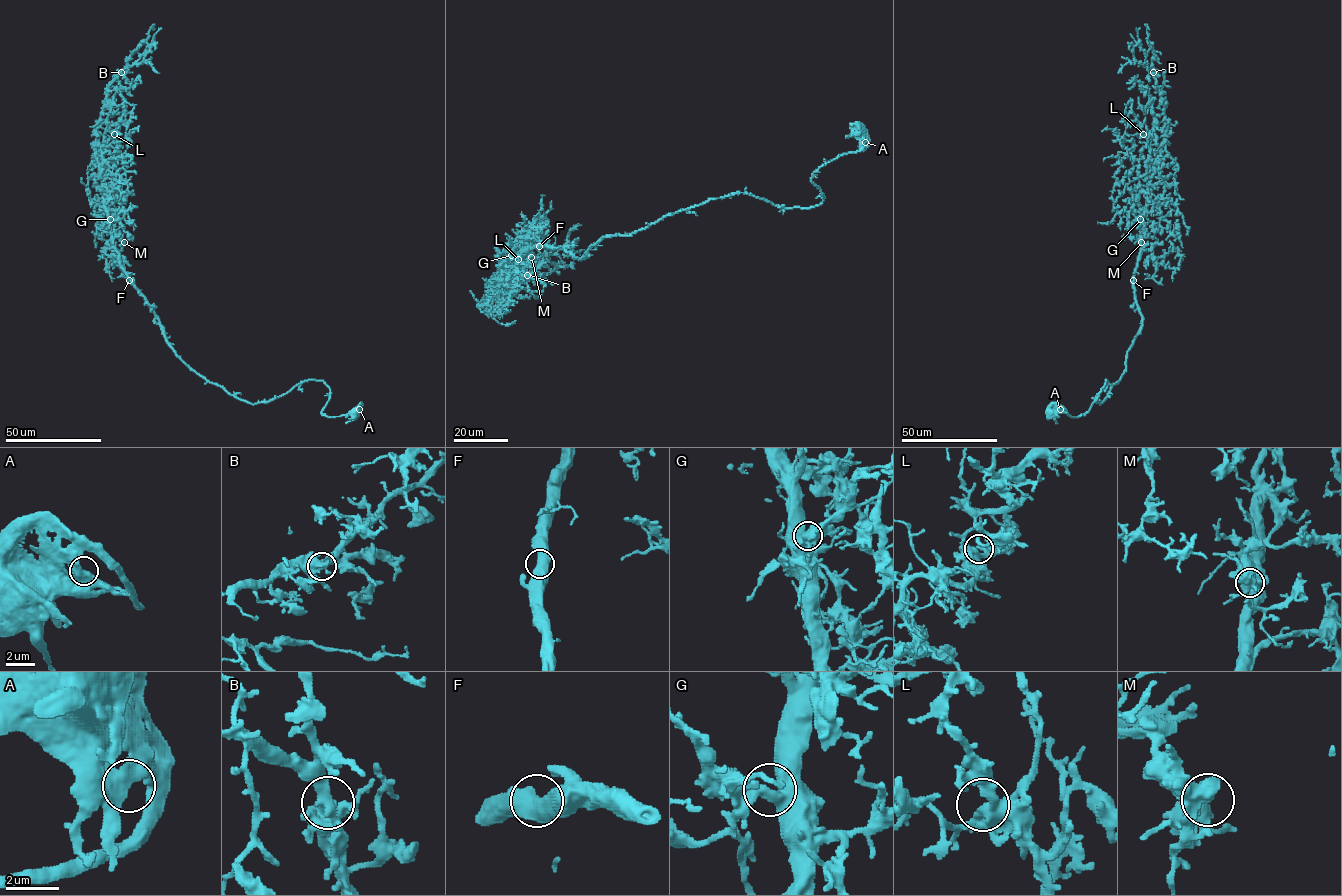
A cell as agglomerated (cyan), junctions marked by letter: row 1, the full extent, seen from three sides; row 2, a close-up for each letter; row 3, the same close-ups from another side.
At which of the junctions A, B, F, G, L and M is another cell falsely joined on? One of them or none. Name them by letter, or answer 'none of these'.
none of these

